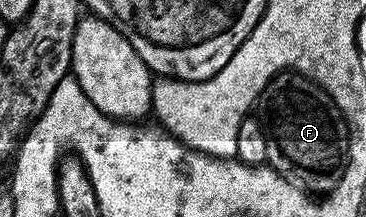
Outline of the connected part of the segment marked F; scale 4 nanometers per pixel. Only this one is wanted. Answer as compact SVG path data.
M297 71L277 73L258 96L256 116L262 124L264 143L268 143L270 168L284 175L294 185L300 185L303 189L313 191L318 195L325 195L338 186L342 172L346 170L350 130L346 127L341 108L316 82Z

